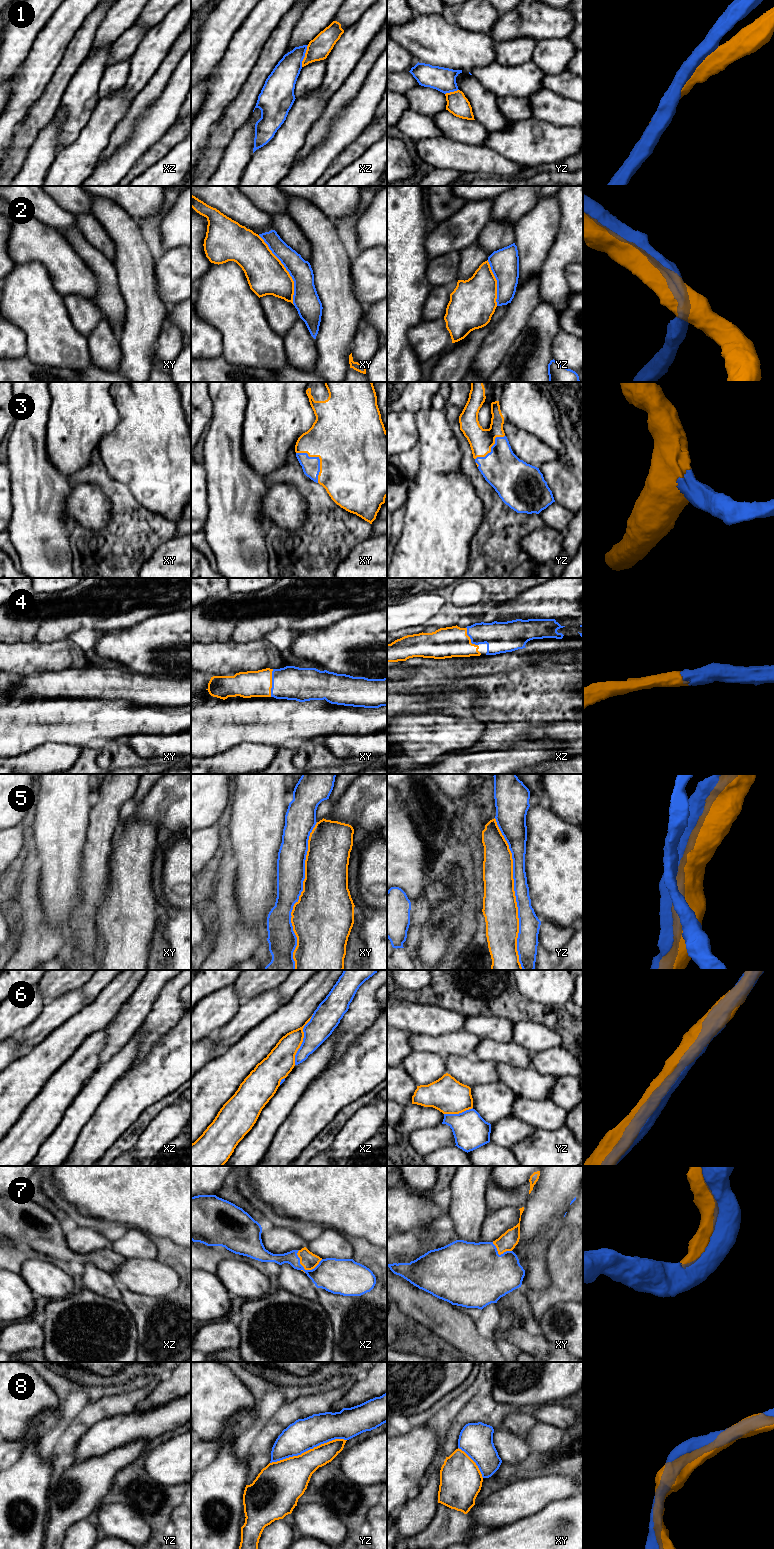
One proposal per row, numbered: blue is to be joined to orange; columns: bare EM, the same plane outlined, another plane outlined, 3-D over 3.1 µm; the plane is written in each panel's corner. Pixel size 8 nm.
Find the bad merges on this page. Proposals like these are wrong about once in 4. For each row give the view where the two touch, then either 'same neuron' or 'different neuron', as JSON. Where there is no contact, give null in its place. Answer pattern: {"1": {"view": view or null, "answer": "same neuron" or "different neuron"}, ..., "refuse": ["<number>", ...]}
{"1": {"view": "xz", "answer": "different neuron"}, "2": {"view": "xy", "answer": "same neuron"}, "3": {"view": "xy", "answer": "same neuron"}, "4": {"view": "xy", "answer": "same neuron"}, "5": {"view": "yz", "answer": "same neuron"}, "6": {"view": "xz", "answer": "different neuron"}, "7": {"view": "xz", "answer": "same neuron"}, "8": {"view": "yz", "answer": "different neuron"}, "refuse": ["1", "6", "8"]}

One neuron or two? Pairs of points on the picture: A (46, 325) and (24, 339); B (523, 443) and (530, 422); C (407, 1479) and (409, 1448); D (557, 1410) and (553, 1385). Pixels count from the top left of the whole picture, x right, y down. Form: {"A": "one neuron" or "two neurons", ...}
{"A": "one neuron", "B": "two neurons", "C": "one neuron", "D": "two neurons"}

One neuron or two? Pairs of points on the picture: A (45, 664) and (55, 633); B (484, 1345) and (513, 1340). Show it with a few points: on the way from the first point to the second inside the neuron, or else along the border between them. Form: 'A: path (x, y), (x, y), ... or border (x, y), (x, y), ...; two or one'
A: border (64, 640), (28, 642); two
B: path (491, 1345), (506, 1345); one

